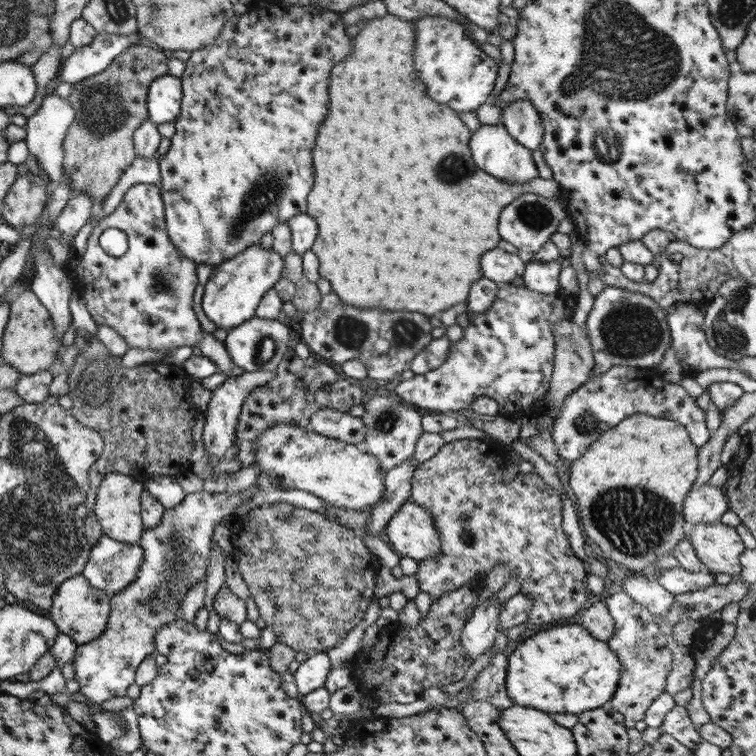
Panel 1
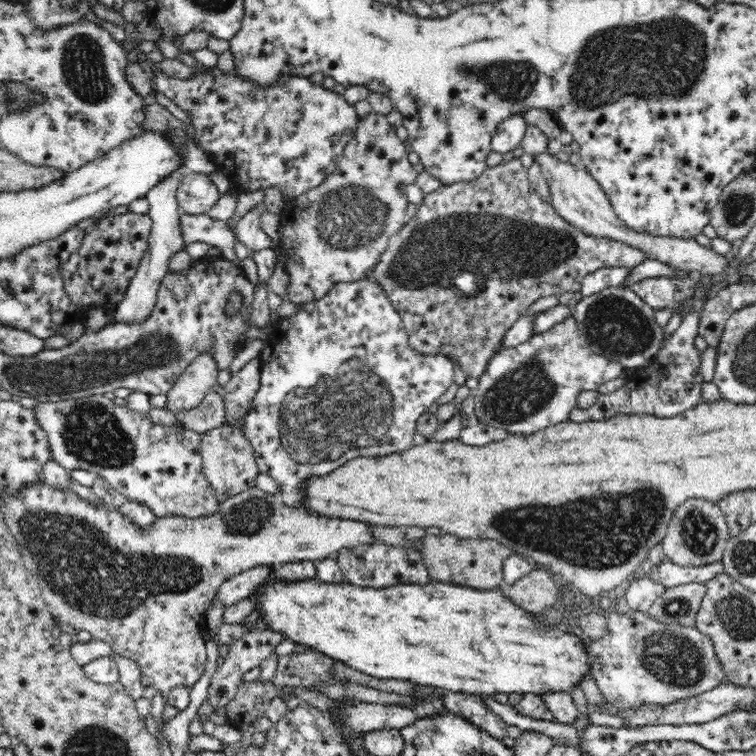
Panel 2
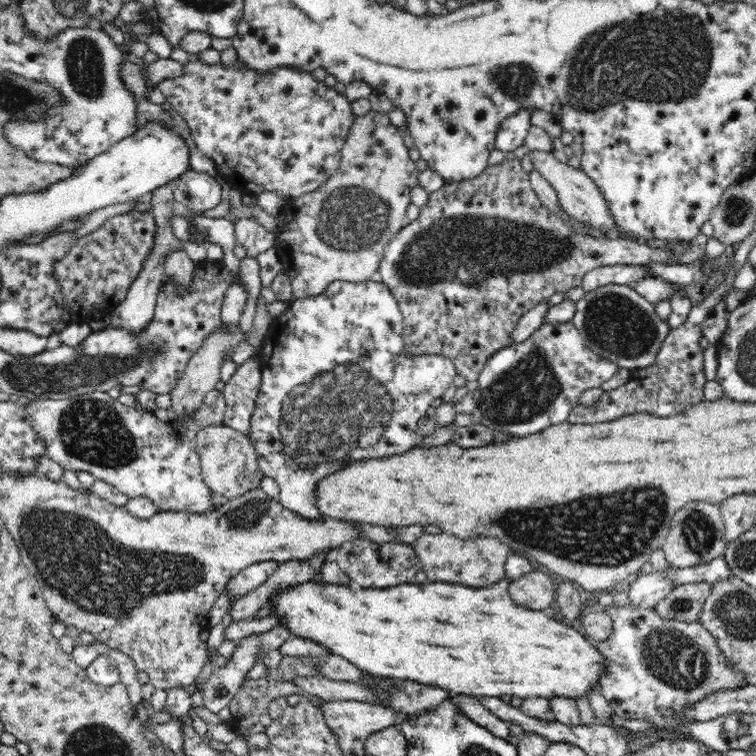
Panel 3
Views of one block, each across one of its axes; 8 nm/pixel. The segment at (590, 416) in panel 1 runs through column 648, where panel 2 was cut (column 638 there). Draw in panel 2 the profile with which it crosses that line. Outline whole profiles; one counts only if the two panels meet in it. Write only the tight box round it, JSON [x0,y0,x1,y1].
[569,311,704,423]

